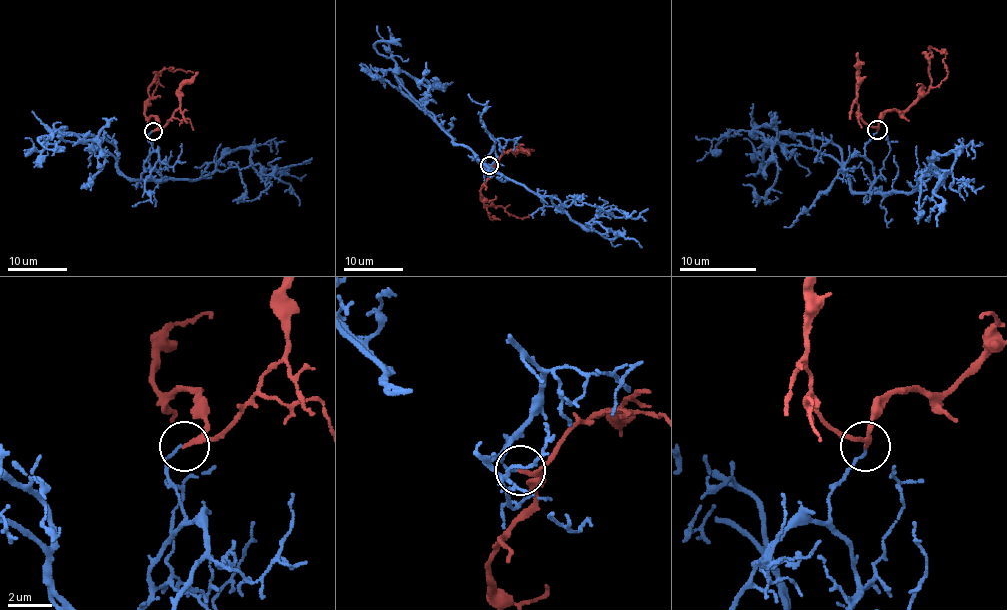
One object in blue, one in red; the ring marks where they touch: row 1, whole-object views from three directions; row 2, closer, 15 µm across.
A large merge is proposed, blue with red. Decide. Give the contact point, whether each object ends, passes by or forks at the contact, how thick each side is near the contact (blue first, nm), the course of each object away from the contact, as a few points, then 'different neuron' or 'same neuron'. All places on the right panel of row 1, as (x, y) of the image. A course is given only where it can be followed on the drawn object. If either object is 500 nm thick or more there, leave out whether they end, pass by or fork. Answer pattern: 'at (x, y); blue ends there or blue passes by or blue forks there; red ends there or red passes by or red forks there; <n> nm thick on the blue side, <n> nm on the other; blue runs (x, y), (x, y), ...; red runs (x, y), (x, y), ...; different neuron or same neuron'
at (877, 129); blue ends there; red passes by; 110 nm thick on the blue side, 150 nm on the other; blue runs (877, 129), (866, 192), (818, 150), (756, 131), (774, 142), (778, 179), (762, 196), (743, 185); red runs (877, 129), (879, 119), (887, 112), (904, 112), (927, 90), (931, 83), (931, 48), (945, 50), (941, 54); different neuron

